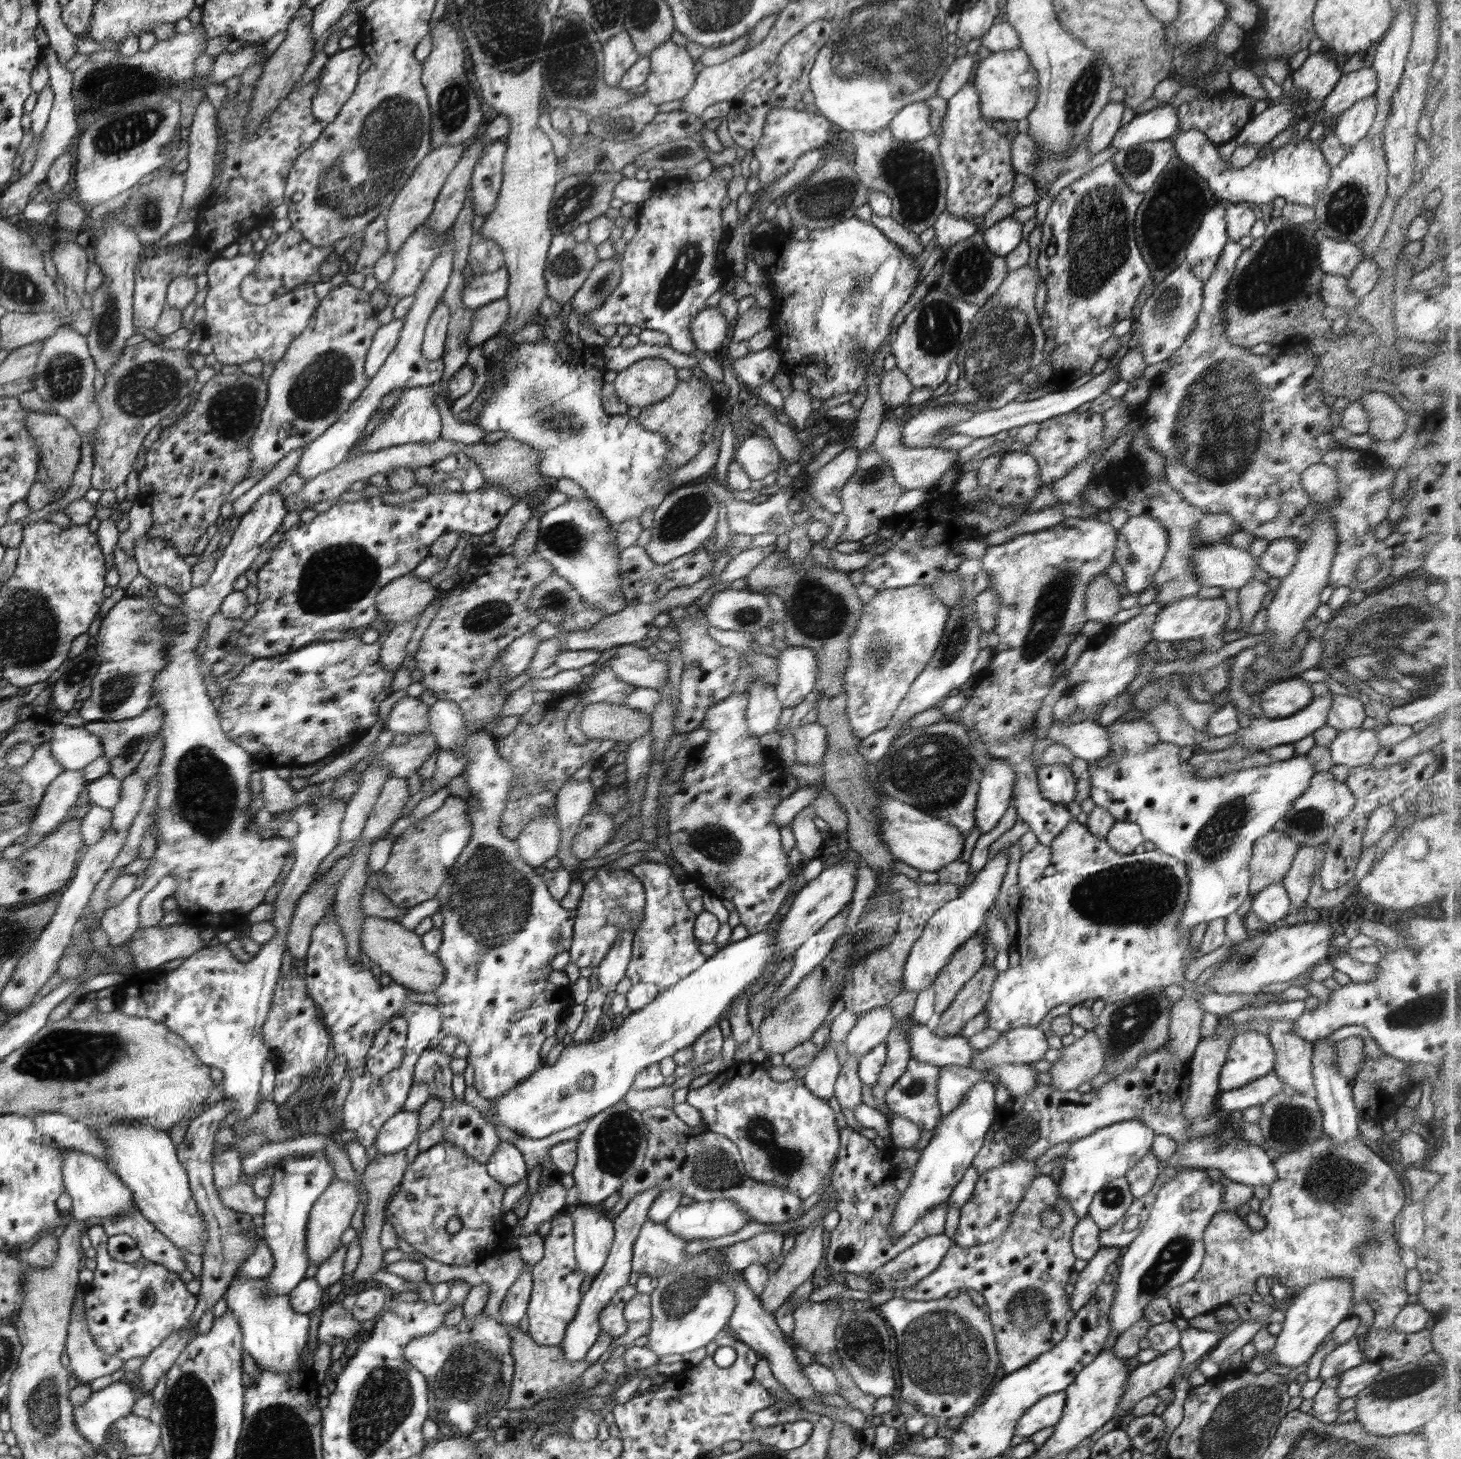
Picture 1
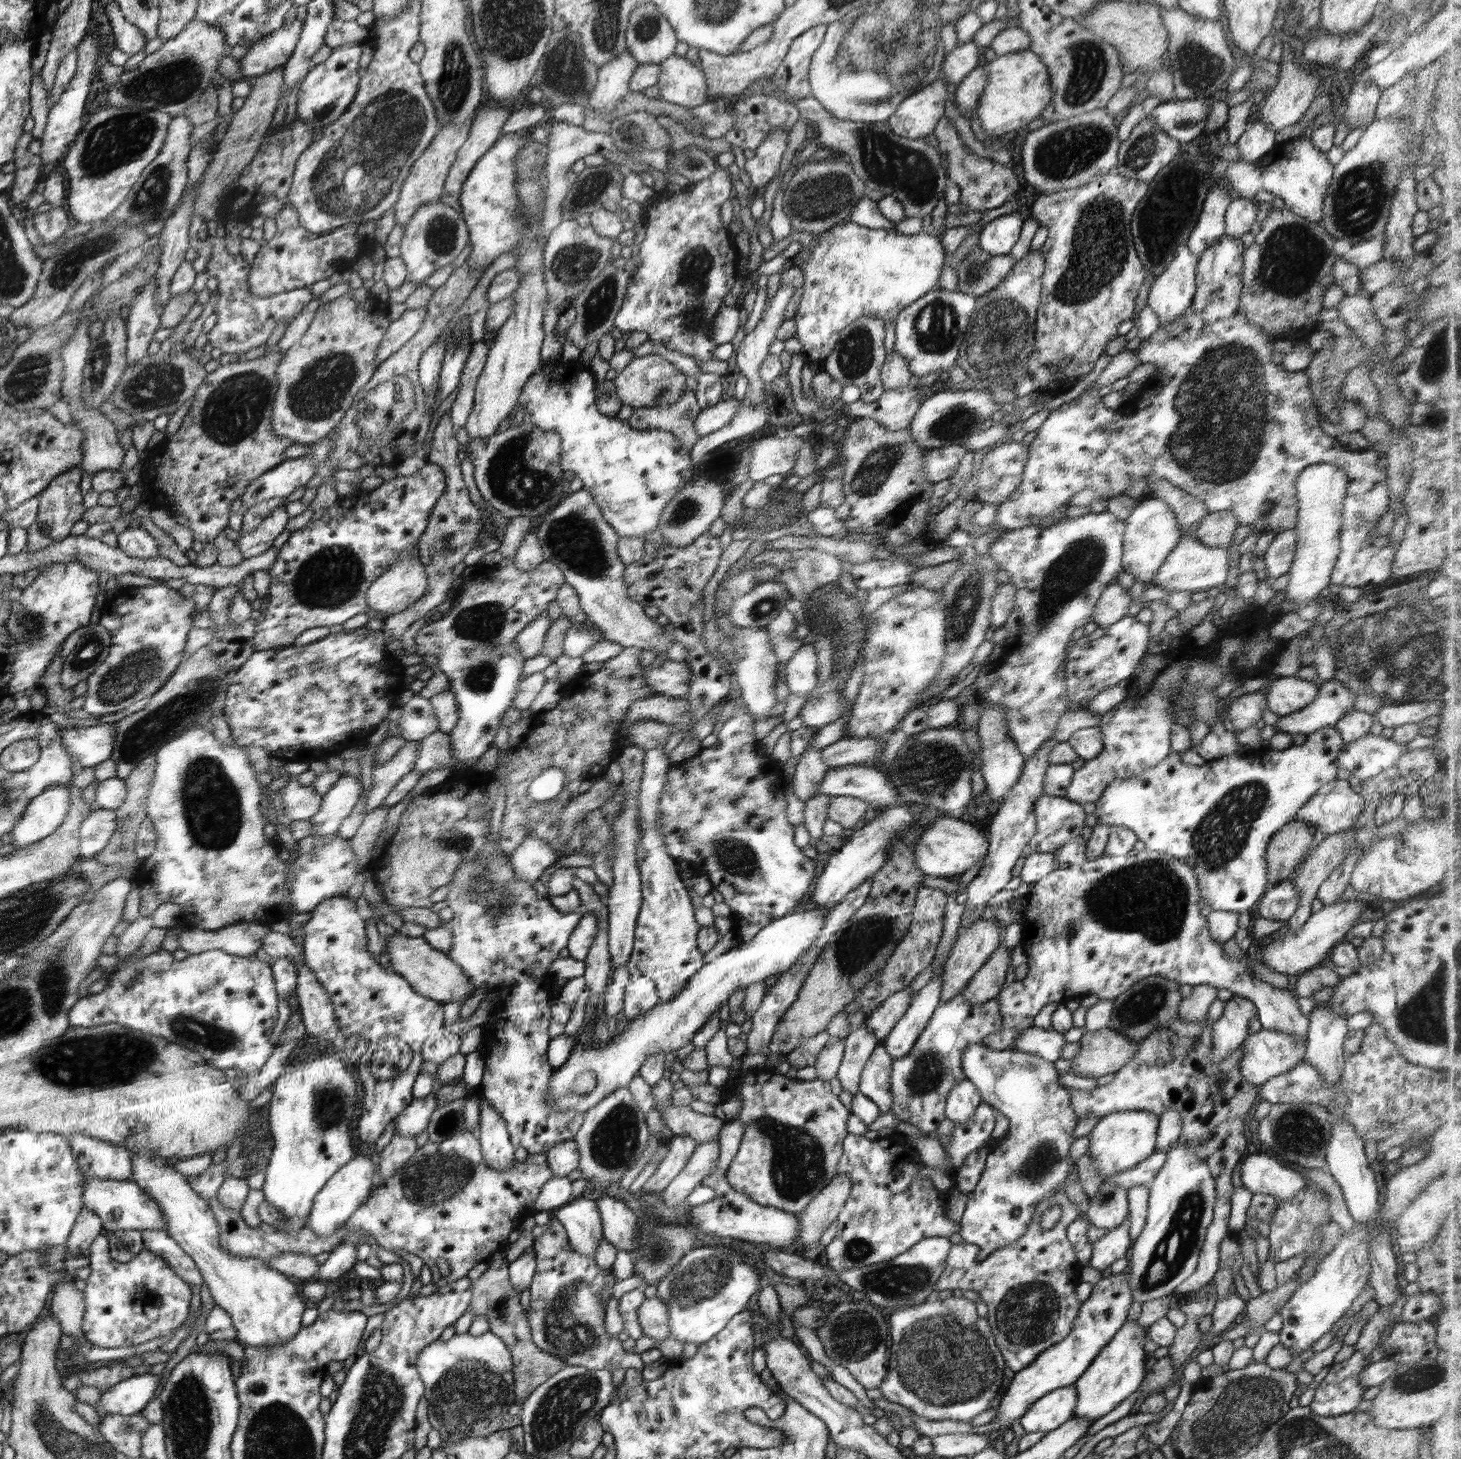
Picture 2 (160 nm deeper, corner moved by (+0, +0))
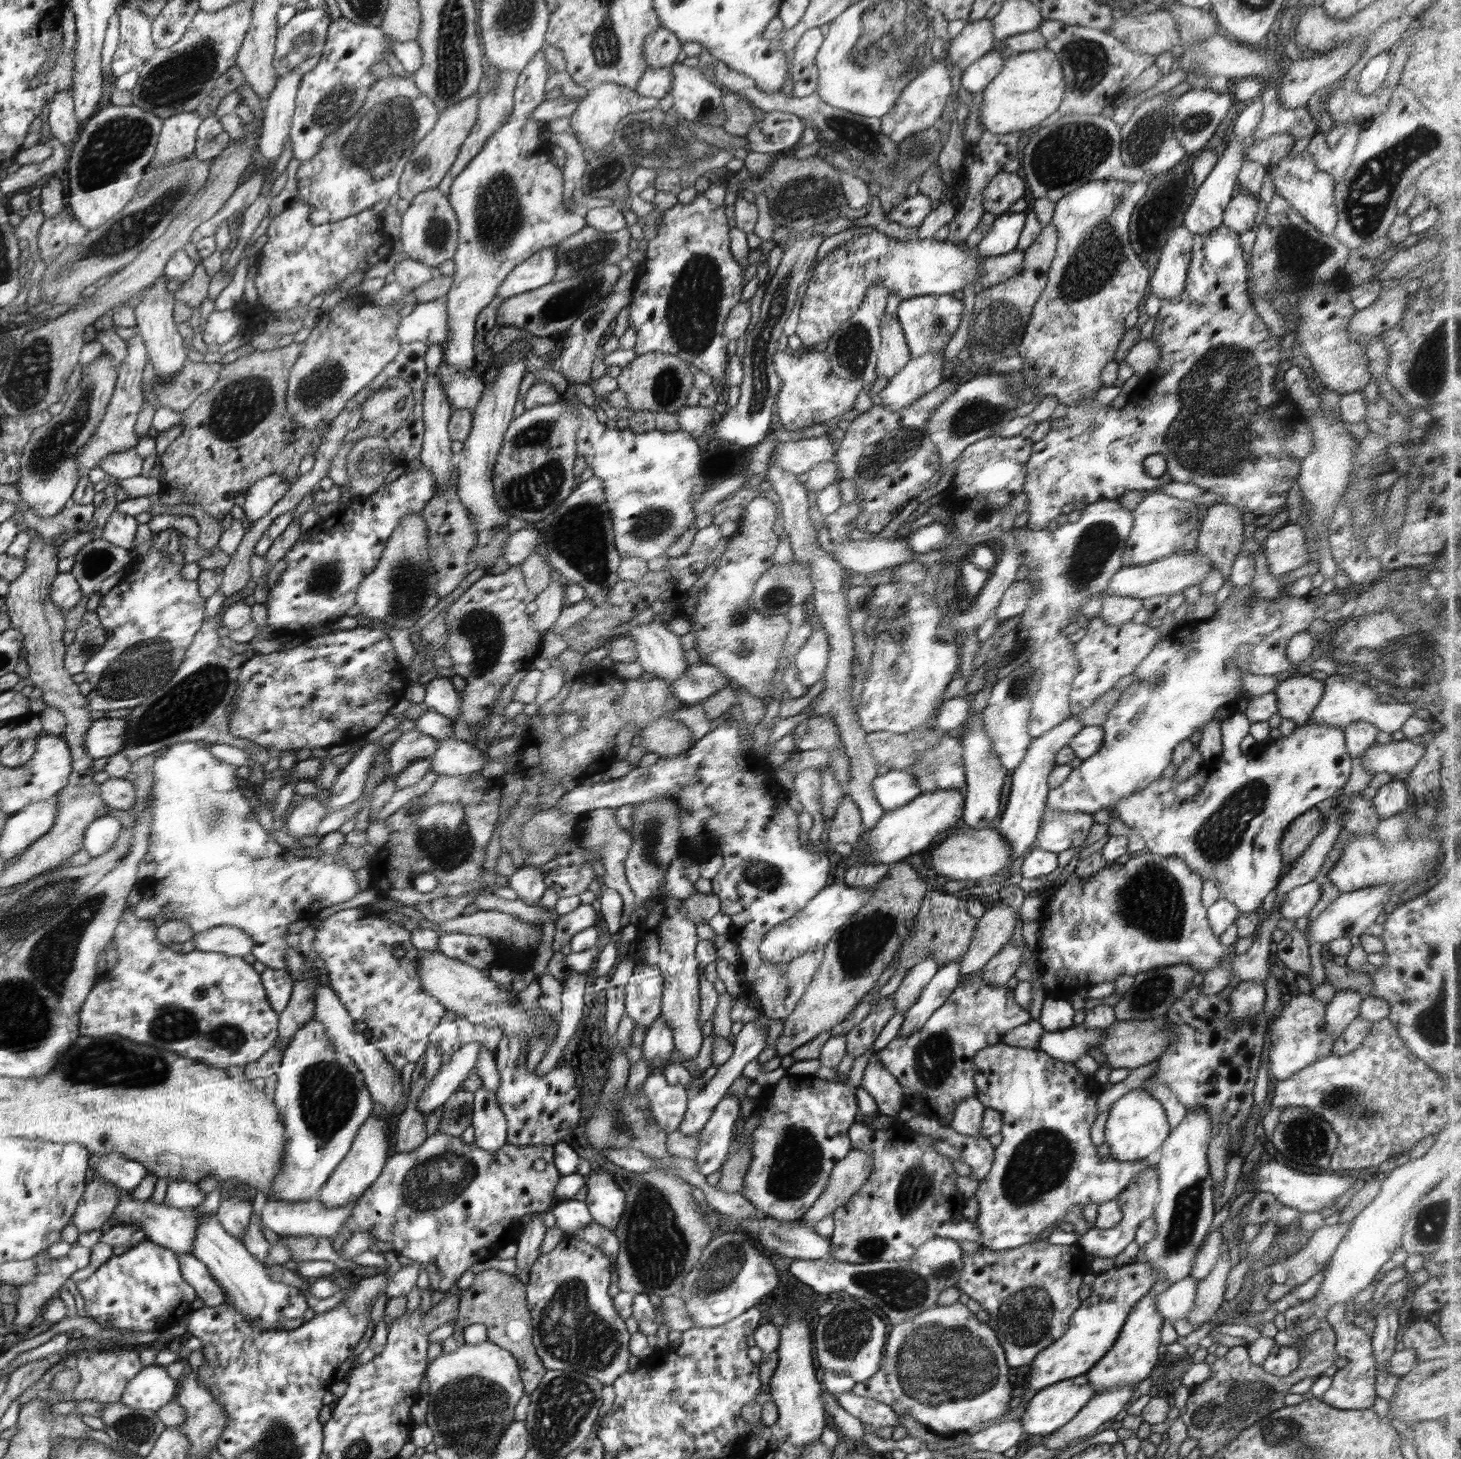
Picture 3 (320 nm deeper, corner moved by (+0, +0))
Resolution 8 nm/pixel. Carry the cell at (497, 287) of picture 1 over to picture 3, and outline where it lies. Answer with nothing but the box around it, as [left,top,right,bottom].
[497,247,557,298]

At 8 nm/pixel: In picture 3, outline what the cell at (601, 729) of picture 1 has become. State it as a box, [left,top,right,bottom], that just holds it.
[642,717,693,757]

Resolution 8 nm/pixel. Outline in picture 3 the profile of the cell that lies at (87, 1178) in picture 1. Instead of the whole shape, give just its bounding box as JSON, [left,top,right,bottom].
[110,1180,224,1254]

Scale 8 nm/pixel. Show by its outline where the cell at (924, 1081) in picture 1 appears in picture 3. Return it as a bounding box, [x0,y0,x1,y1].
[876,970,1032,1118]

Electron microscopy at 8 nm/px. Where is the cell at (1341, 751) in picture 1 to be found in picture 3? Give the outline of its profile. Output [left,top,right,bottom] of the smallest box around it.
[1354,739,1425,775]

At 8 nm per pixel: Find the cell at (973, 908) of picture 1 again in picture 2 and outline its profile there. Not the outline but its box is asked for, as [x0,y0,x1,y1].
[964,738,1059,913]

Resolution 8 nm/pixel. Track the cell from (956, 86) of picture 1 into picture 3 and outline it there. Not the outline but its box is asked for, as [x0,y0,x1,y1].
[948,19,998,70]

